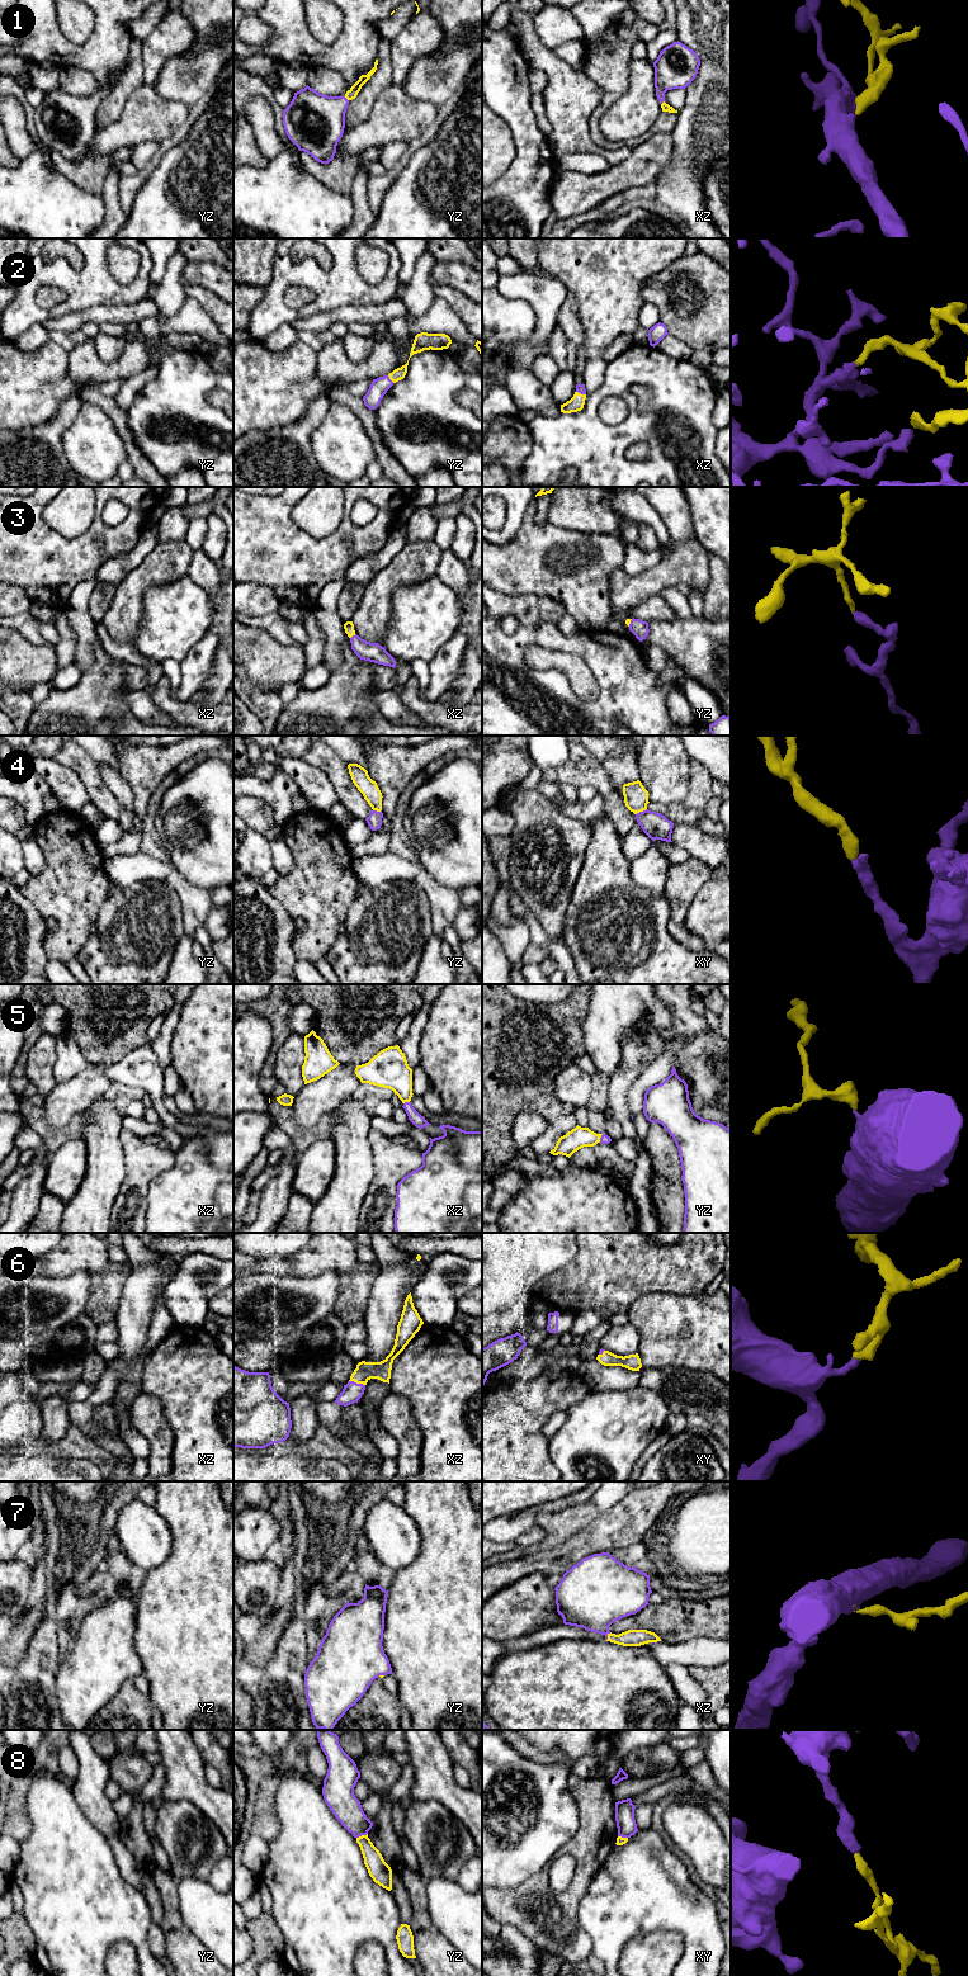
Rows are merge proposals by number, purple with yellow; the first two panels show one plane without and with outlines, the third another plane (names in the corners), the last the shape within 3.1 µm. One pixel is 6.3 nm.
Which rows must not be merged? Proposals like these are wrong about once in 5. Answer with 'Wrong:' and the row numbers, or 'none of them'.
Wrong: none of them

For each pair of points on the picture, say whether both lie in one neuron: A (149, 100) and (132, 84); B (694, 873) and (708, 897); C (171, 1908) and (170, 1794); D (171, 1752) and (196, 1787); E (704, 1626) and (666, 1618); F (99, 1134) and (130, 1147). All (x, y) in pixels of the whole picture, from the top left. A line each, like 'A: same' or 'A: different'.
A: different
B: different
C: different
D: same
E: same
F: different

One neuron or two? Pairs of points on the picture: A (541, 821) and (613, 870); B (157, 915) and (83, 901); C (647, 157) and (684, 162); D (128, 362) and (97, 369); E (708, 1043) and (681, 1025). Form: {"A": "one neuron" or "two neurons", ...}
{"A": "two neurons", "B": "two neurons", "C": "two neurons", "D": "one neuron", "E": "one neuron"}

